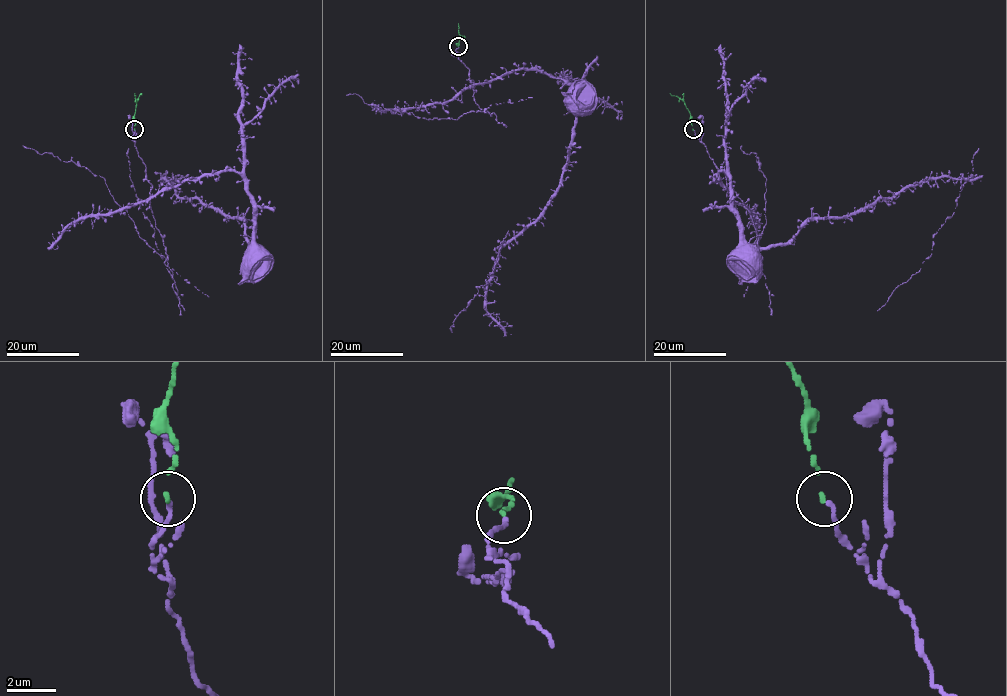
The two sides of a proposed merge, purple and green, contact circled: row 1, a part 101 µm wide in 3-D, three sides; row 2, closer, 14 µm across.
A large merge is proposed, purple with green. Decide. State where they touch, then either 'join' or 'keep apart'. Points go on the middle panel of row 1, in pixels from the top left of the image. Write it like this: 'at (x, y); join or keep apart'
at (458, 46); join

